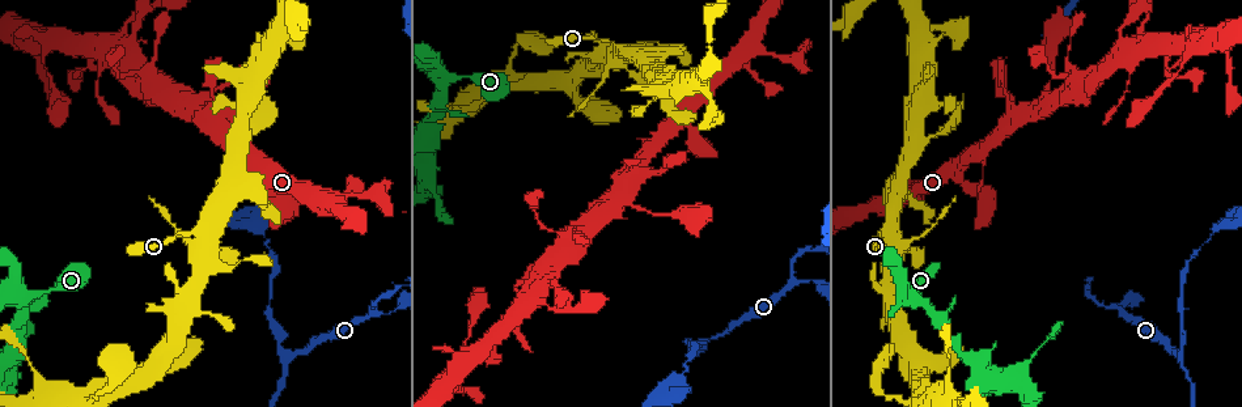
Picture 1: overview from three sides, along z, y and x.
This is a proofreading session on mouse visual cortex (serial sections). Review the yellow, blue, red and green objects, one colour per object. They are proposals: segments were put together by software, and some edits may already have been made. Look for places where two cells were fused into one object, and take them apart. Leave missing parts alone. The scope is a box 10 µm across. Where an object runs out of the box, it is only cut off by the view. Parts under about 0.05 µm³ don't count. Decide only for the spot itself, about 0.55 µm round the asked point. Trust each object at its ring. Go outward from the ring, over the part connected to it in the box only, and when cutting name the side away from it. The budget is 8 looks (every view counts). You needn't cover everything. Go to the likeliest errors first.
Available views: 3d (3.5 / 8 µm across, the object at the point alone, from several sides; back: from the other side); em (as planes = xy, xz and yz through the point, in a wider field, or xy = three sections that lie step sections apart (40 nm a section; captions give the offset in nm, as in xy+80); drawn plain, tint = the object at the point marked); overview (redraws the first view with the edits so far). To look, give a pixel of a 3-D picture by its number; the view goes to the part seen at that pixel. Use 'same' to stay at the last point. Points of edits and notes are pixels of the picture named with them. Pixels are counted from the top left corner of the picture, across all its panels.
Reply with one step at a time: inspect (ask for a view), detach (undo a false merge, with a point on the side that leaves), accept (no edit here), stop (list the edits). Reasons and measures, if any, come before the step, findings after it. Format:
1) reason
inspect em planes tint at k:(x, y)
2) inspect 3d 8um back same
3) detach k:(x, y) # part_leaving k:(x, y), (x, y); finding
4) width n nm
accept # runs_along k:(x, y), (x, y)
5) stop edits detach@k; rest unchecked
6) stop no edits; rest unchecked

arms part here
inspect 3d 8um at 1:(712, 337)

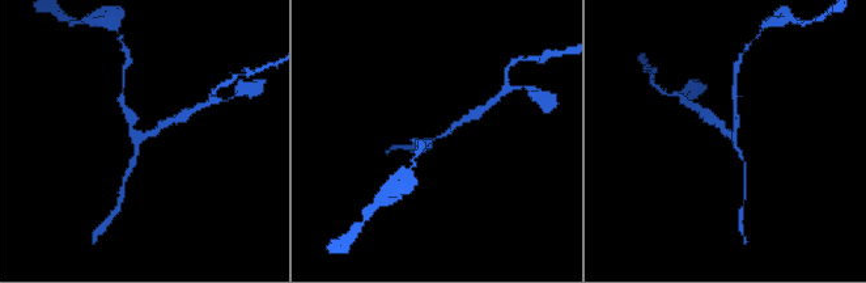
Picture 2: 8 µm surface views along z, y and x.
inspect em xy step 3 tint same

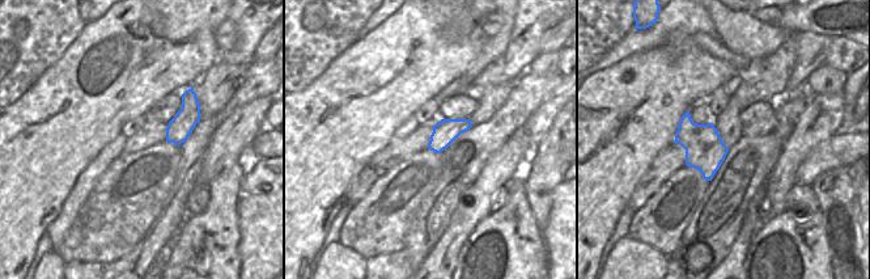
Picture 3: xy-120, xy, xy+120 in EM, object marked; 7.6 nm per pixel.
width 180 nm
accept # runs_along 2:(466, 118), (427, 144), (419, 143); continuous, no second cell

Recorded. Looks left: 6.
narrows sharply
inspect 3d 8um at 1:(672, 383)

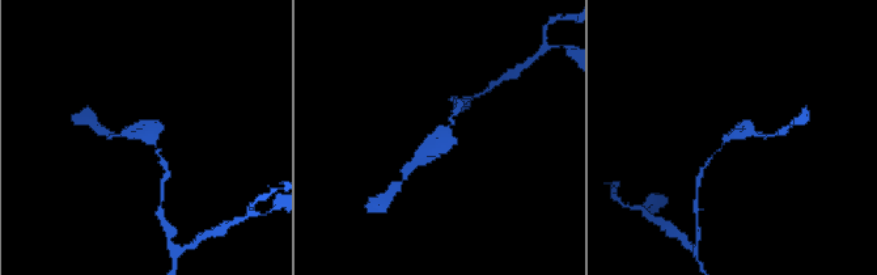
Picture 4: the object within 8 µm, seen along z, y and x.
inspect 3d 3.5um same

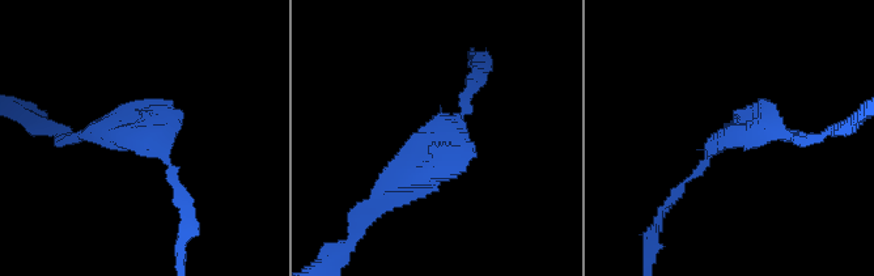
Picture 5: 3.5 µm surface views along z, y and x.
accept # runs_along 5:(474, 86), (410, 170), (373, 190); one cell here

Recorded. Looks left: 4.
a narrow waist
inspect 3d 3.5um at 1:(545, 281)

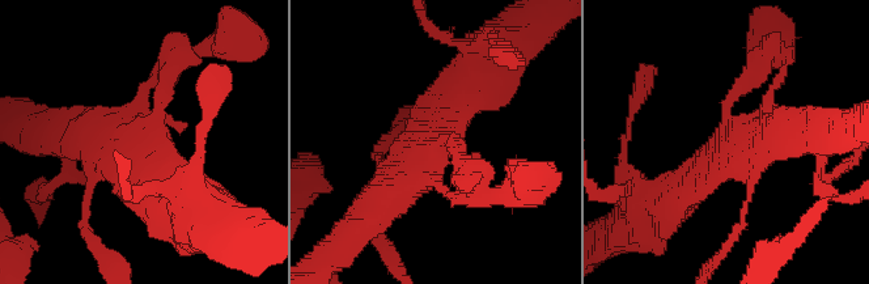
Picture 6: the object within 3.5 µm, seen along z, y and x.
now the EM
inspect em xy step 1 tint at 6:(142, 154)

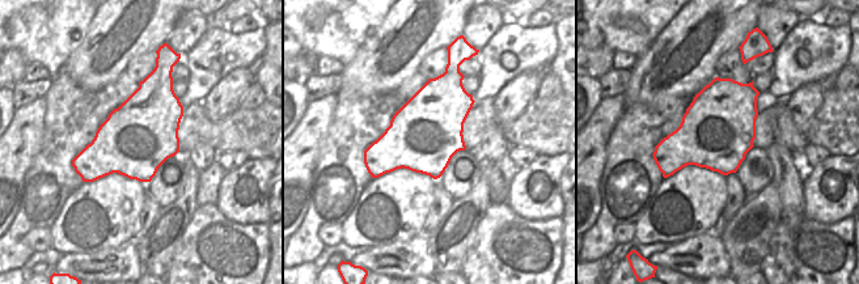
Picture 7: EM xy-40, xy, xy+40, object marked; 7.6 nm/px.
accept # runs_along 6:(473, 83), (381, 203); all the same cell

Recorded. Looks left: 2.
abrupt turn
inspect em xy step 5 tint at 1:(666, 87)

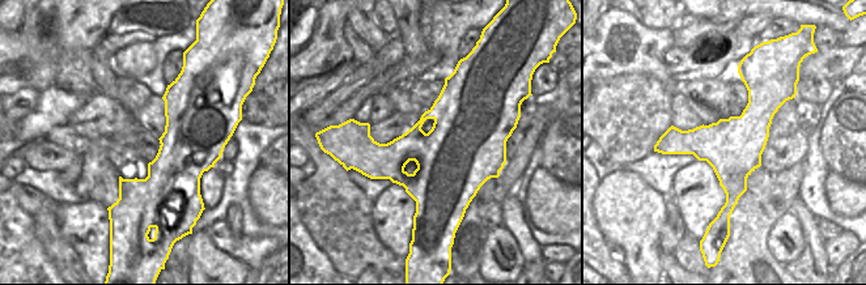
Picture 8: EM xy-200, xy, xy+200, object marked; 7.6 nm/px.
wider look
inspect 3d 3.5um same

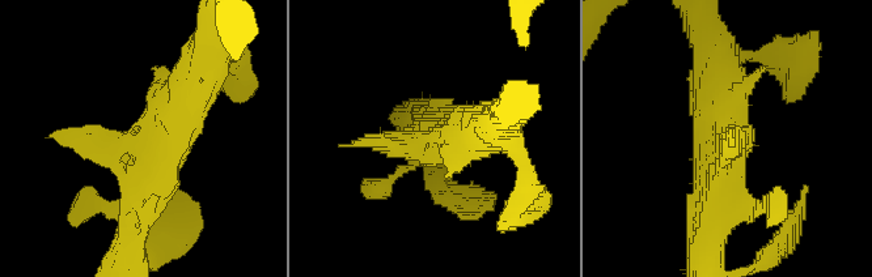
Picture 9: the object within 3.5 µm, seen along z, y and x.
accept # runs_along 8:(175, 85), (177, 157), (123, 199); all the same cell

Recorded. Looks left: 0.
stop no edits; rest unchecked

